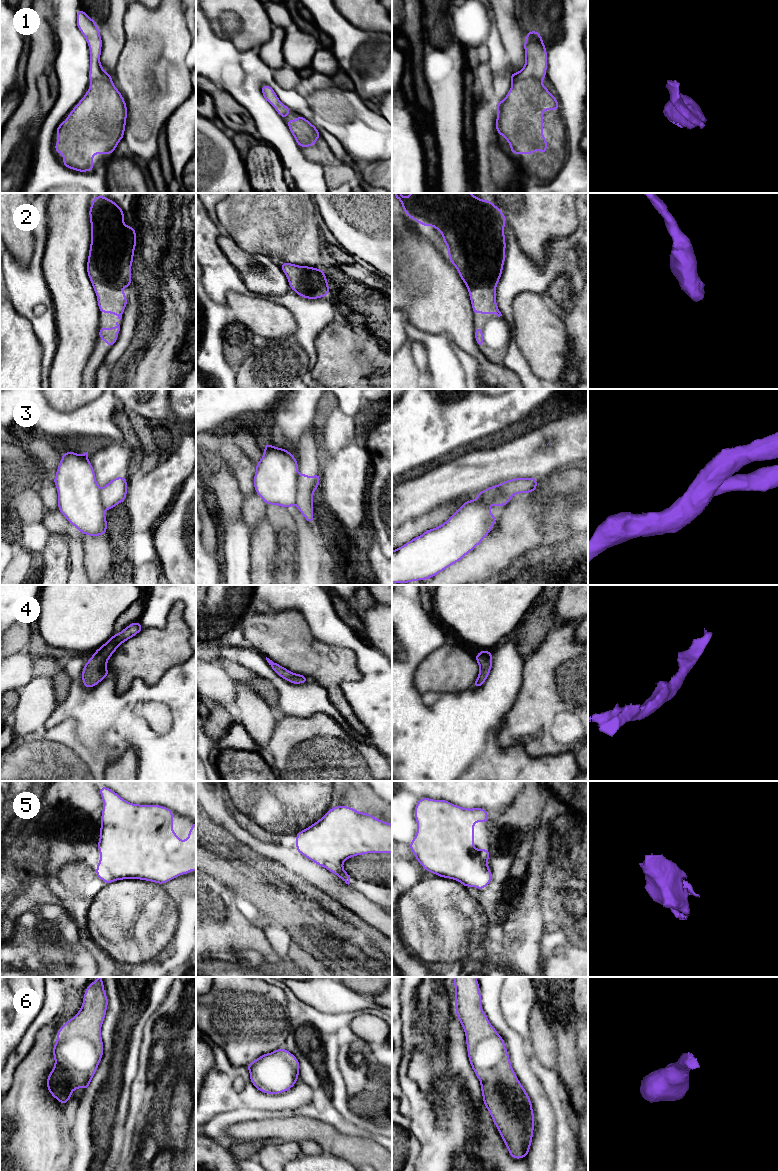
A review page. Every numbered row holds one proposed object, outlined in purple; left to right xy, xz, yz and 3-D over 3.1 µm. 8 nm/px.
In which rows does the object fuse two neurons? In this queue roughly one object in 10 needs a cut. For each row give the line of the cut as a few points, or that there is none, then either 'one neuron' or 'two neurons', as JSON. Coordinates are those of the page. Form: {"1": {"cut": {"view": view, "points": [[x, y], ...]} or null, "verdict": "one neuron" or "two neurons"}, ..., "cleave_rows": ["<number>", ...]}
{"1": {"cut": null, "verdict": "one neuron"}, "2": {"cut": null, "verdict": "one neuron"}, "3": {"cut": {"view": "xz", "points": [[298, 480], [295, 503]]}, "verdict": "two neurons"}, "4": {"cut": null, "verdict": "one neuron"}, "5": {"cut": null, "verdict": "one neuron"}, "6": {"cut": null, "verdict": "one neuron"}, "cleave_rows": ["3"]}

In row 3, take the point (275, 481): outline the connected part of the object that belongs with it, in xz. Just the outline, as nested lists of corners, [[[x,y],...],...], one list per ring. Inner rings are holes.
[[[265,443],[264,454],[256,464],[255,492],[268,505],[289,508],[296,504],[298,463],[287,450]]]

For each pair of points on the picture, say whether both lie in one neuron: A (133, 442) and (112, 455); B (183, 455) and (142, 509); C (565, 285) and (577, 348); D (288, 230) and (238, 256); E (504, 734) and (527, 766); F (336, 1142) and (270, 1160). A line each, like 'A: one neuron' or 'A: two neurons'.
A: two neurons
B: one neuron
C: one neuron
D: two neurons
E: two neurons
F: two neurons

